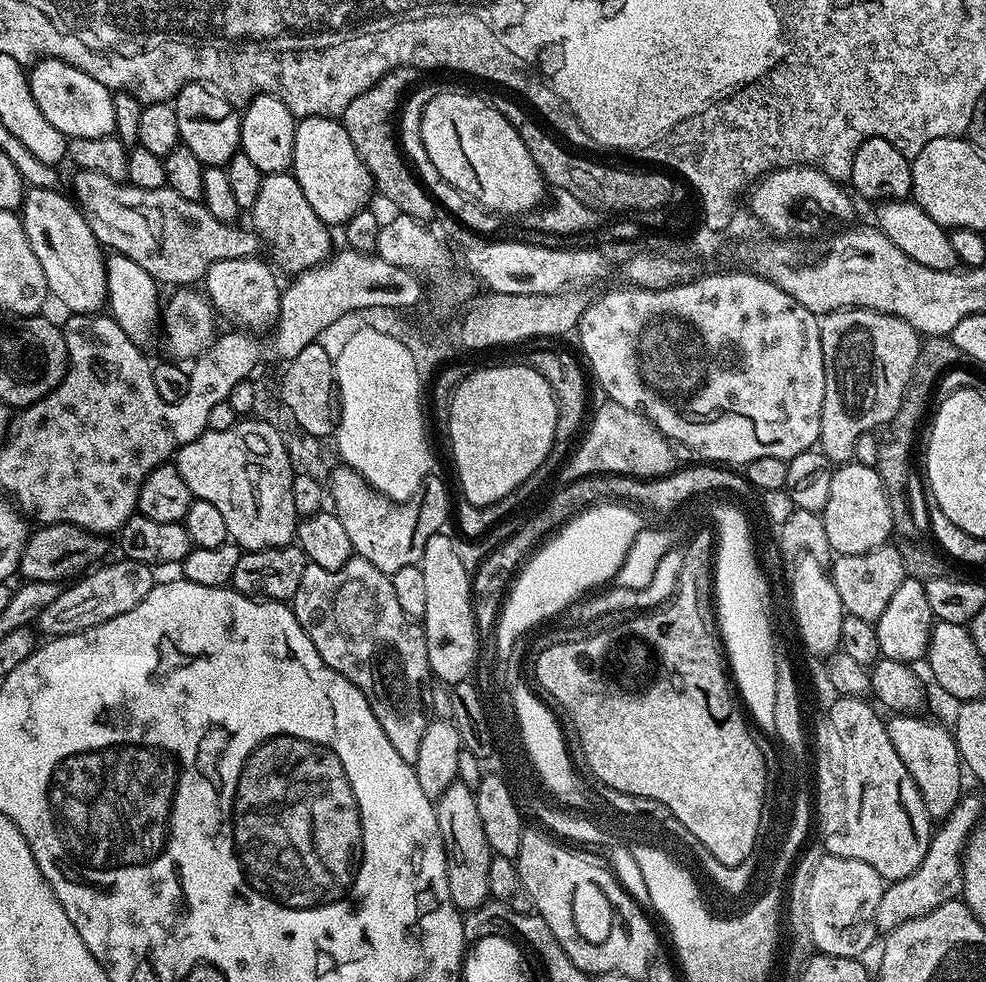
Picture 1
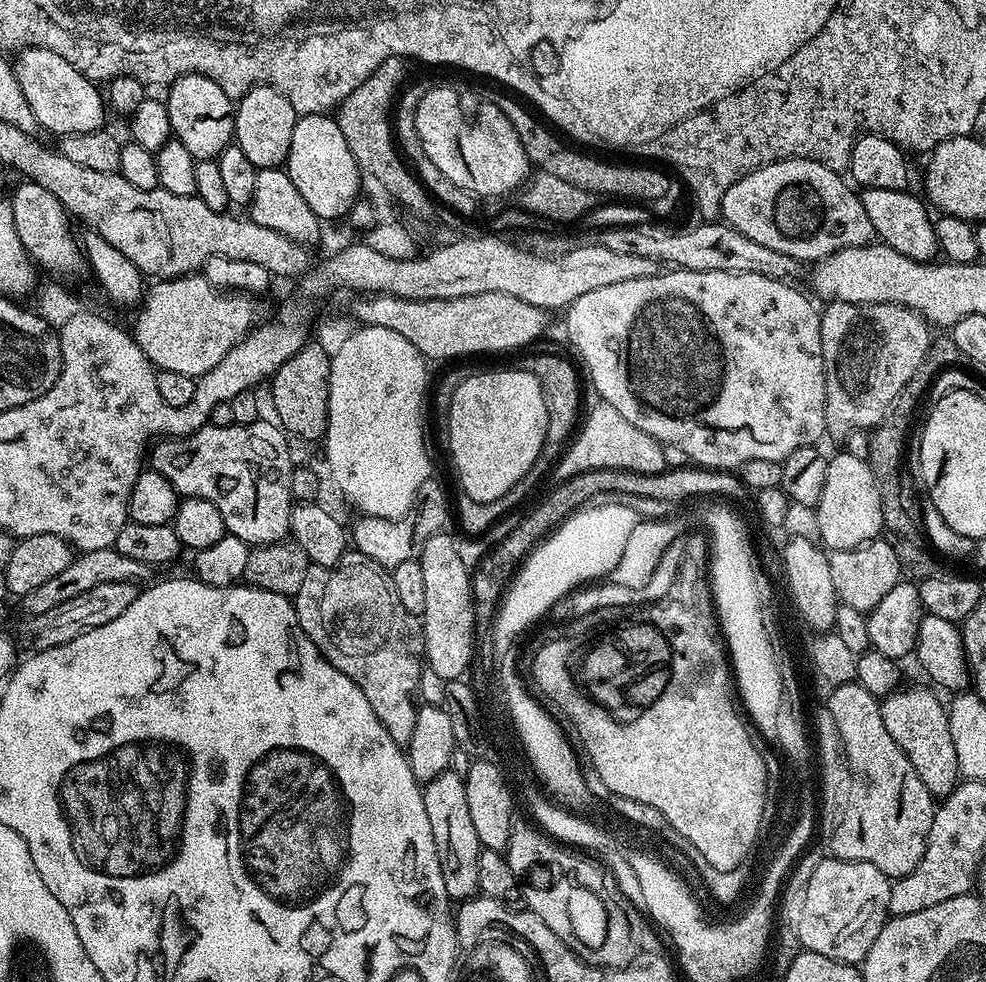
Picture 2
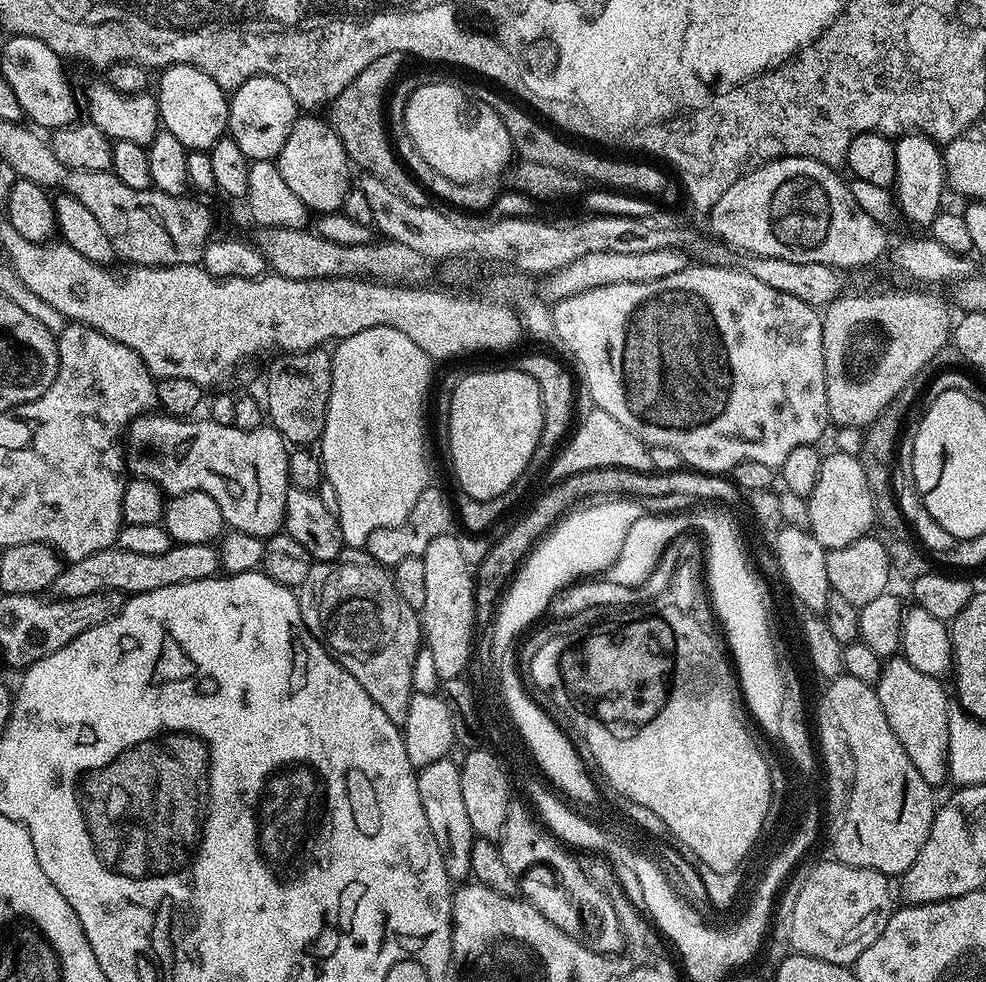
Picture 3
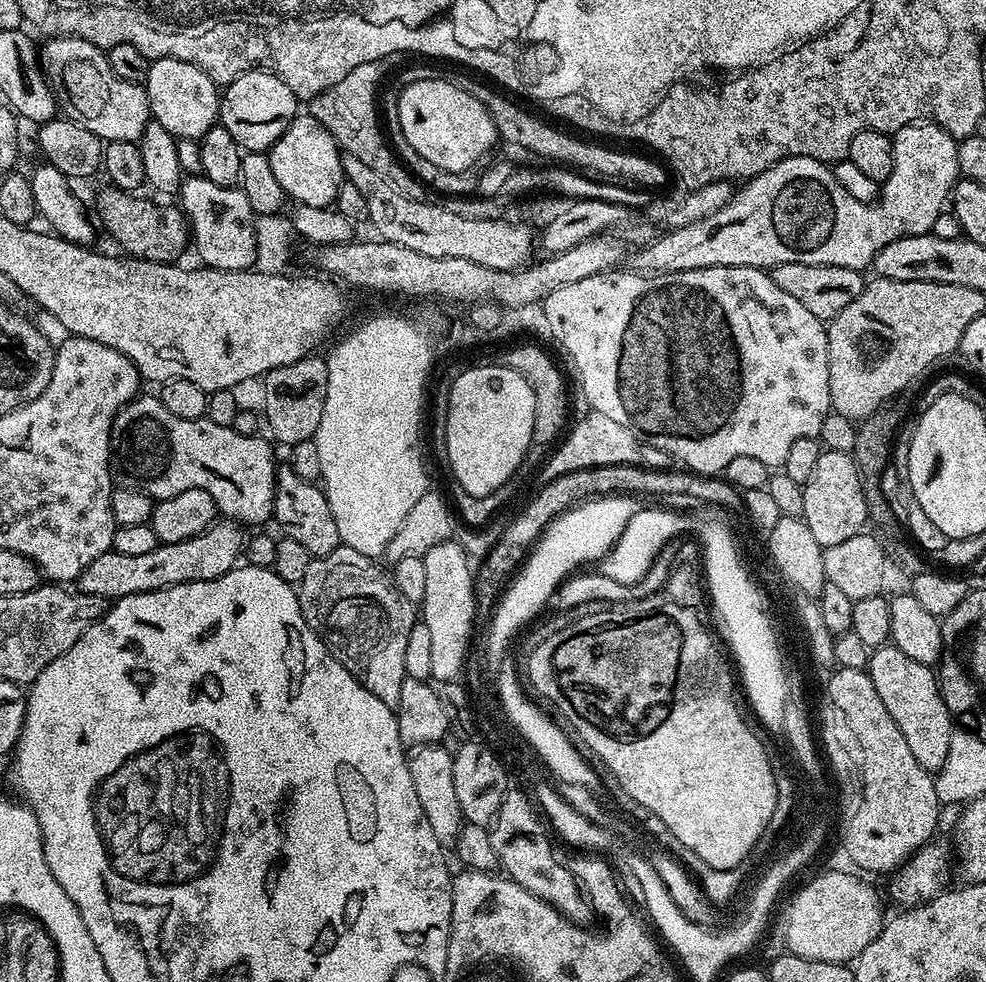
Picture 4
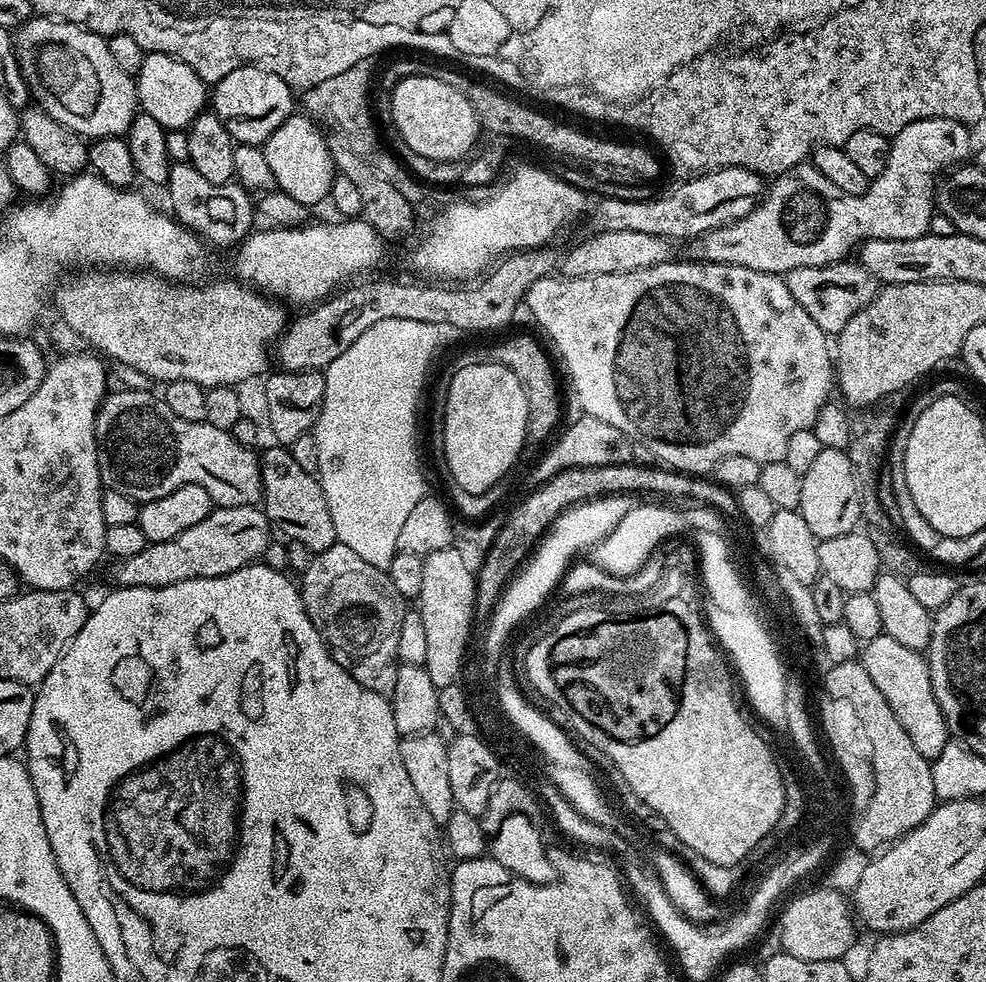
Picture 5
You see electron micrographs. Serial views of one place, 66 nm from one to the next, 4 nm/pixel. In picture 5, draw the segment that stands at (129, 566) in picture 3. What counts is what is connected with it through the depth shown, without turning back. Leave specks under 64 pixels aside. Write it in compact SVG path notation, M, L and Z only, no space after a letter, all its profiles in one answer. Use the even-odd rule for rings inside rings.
M254 504L229 508L216 506L209 516L198 522L198 526L182 530L178 538L170 538L170 542L148 543L138 550L138 554L134 554L134 558L113 559L111 583L118 588L161 588L198 578L225 576L248 564L257 563L273 536L273 525L263 507Z

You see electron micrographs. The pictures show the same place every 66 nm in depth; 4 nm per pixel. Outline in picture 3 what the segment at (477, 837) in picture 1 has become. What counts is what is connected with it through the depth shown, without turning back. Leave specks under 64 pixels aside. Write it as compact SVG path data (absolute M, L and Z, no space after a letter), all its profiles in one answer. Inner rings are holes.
M449 758L430 762L417 771L416 781L418 798L422 798L422 811L426 814L426 822L430 822L430 834L434 834L434 842L438 842L438 850L442 854L442 866L446 866L449 881L467 881L472 875L470 850L474 833L462 799L459 764L455 764Z

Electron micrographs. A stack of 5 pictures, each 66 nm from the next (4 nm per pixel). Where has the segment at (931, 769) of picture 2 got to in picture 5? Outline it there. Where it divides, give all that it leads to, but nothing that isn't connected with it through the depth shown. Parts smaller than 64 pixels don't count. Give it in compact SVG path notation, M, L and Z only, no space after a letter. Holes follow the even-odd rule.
M883 635L863 645L858 663L864 667L866 674L870 674L882 698L886 698L886 706L894 710L894 718L902 722L902 730L906 730L910 742L914 742L918 754L930 762L936 760L938 754L946 750L950 733L942 706L938 706L938 698L934 698L934 686L930 686L930 670L925 653L910 650L910 646L902 646L902 642Z

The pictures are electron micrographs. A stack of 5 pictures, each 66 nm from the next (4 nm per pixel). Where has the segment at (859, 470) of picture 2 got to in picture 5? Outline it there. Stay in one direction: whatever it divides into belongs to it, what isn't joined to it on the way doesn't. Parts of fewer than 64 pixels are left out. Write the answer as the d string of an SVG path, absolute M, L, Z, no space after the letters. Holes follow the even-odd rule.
M824 448L822 454L818 454L818 459L802 474L802 502L798 511L802 518L806 518L806 526L810 526L810 534L814 534L817 541L826 538L838 538L838 534L857 531L862 520L862 505L860 502L860 481L854 474L854 466L851 458L845 450L830 450Z

